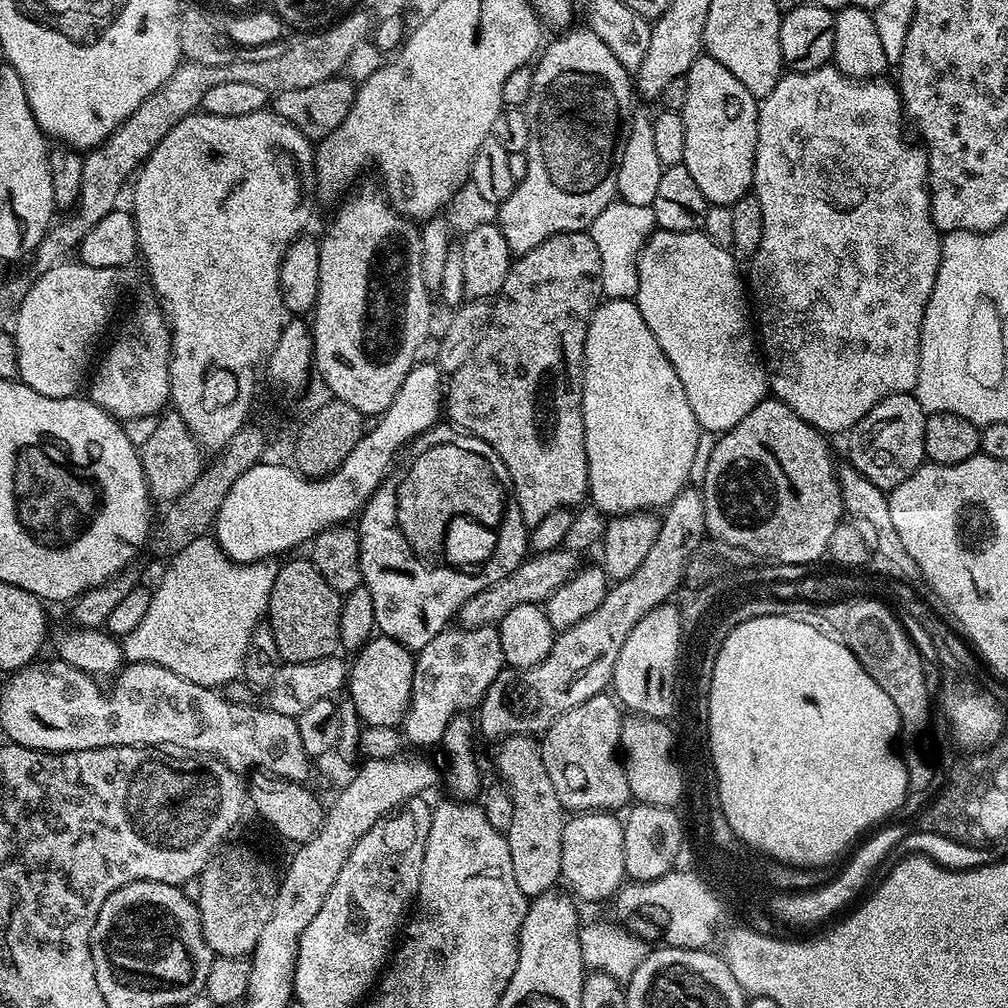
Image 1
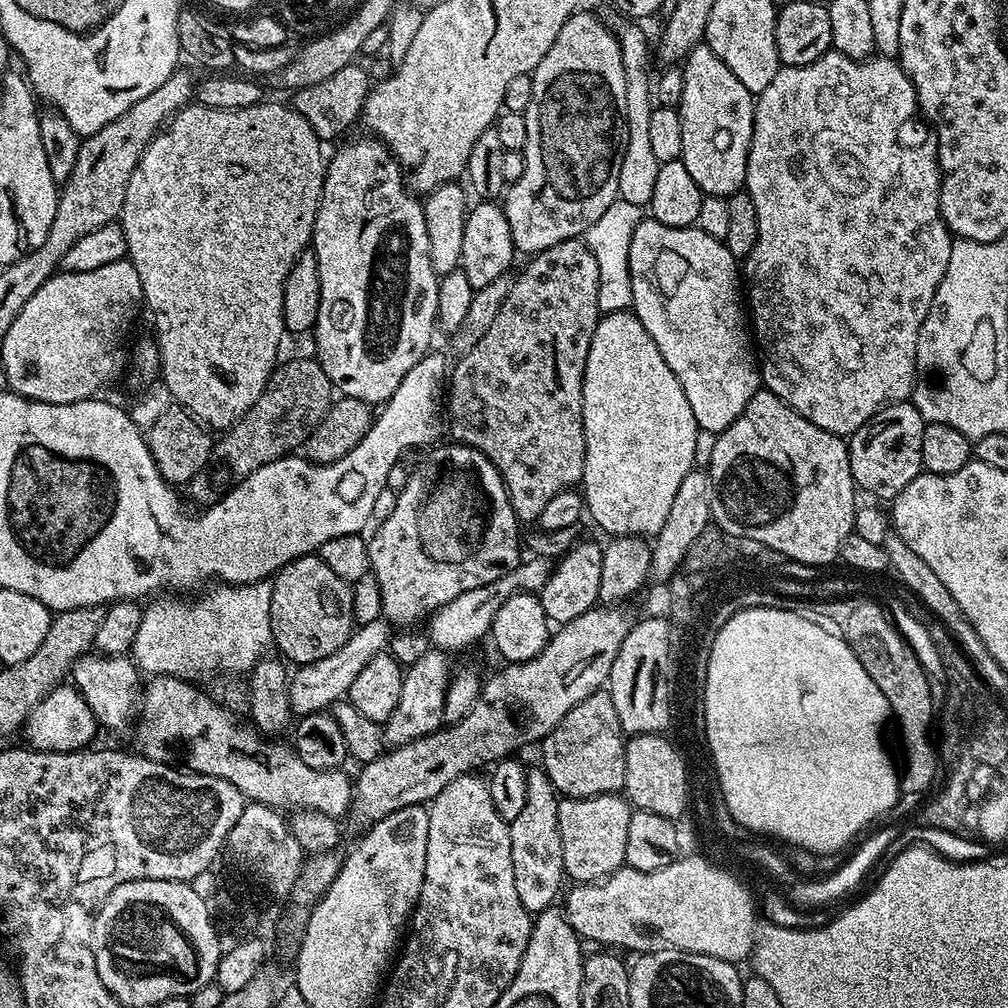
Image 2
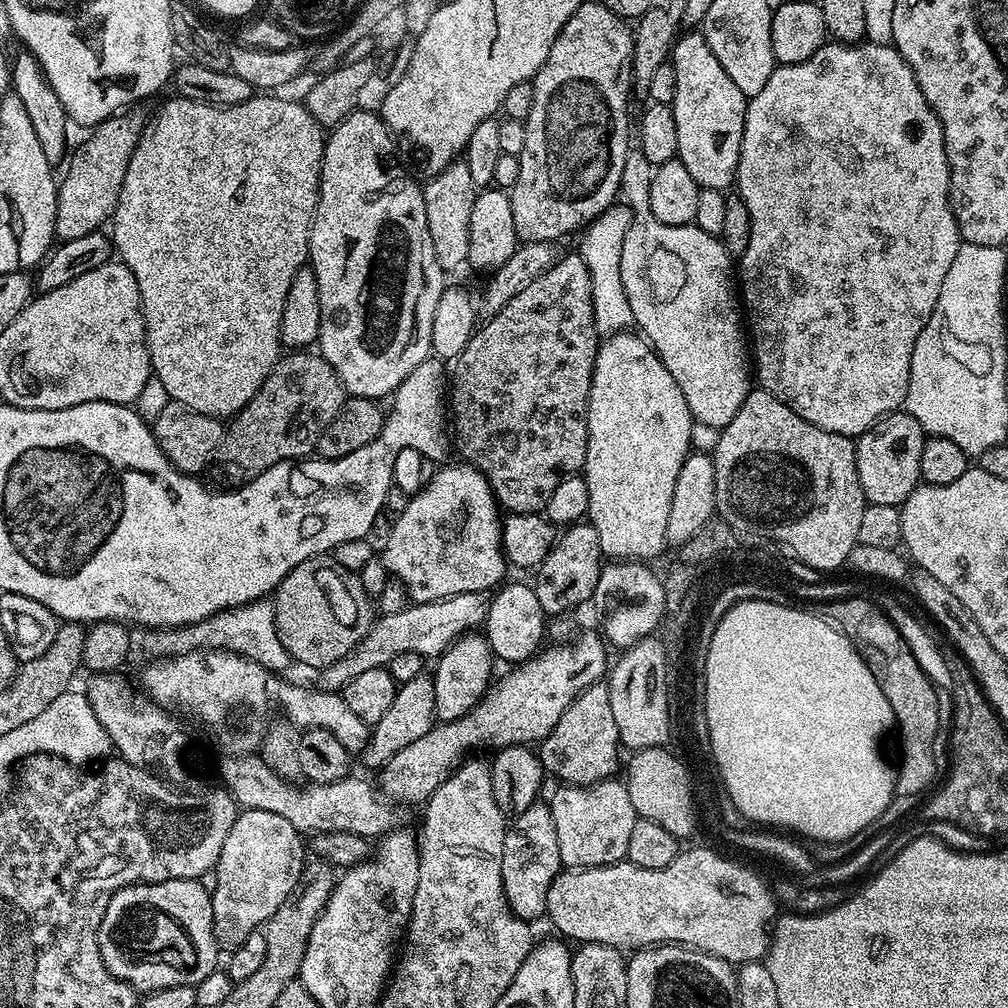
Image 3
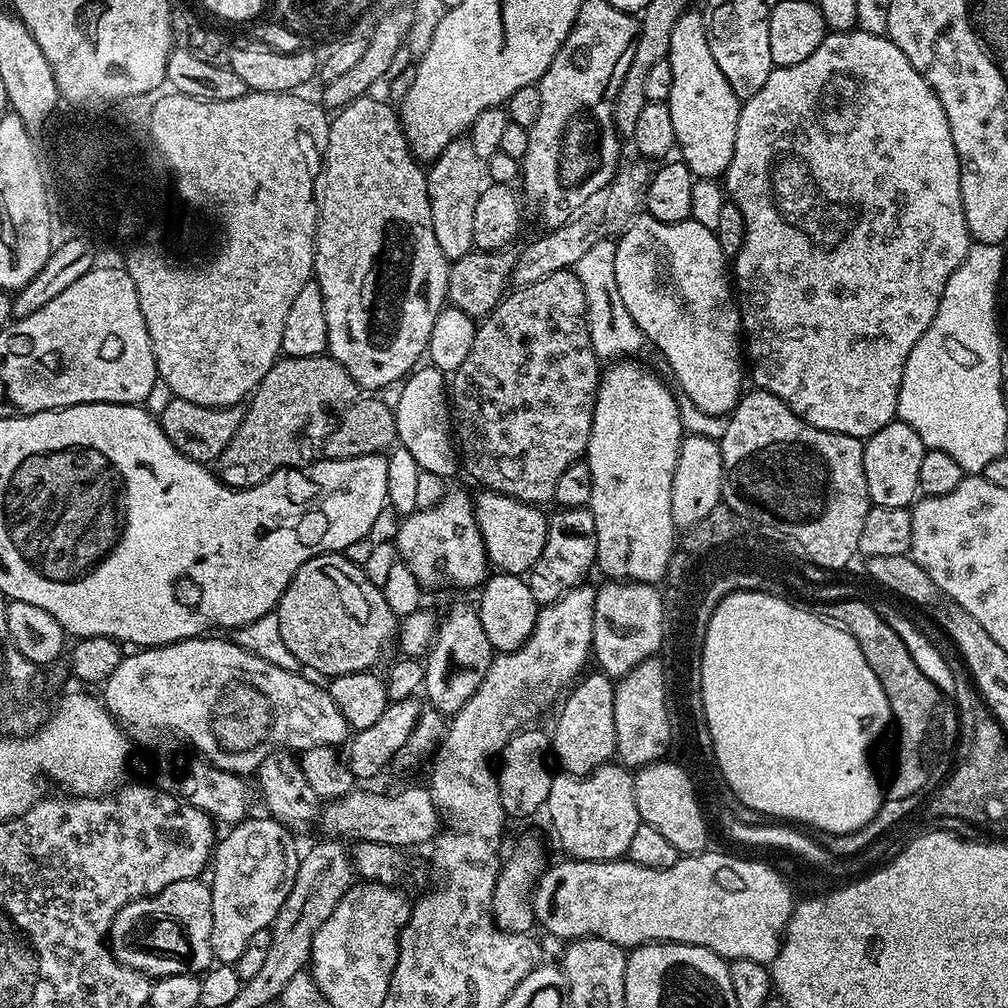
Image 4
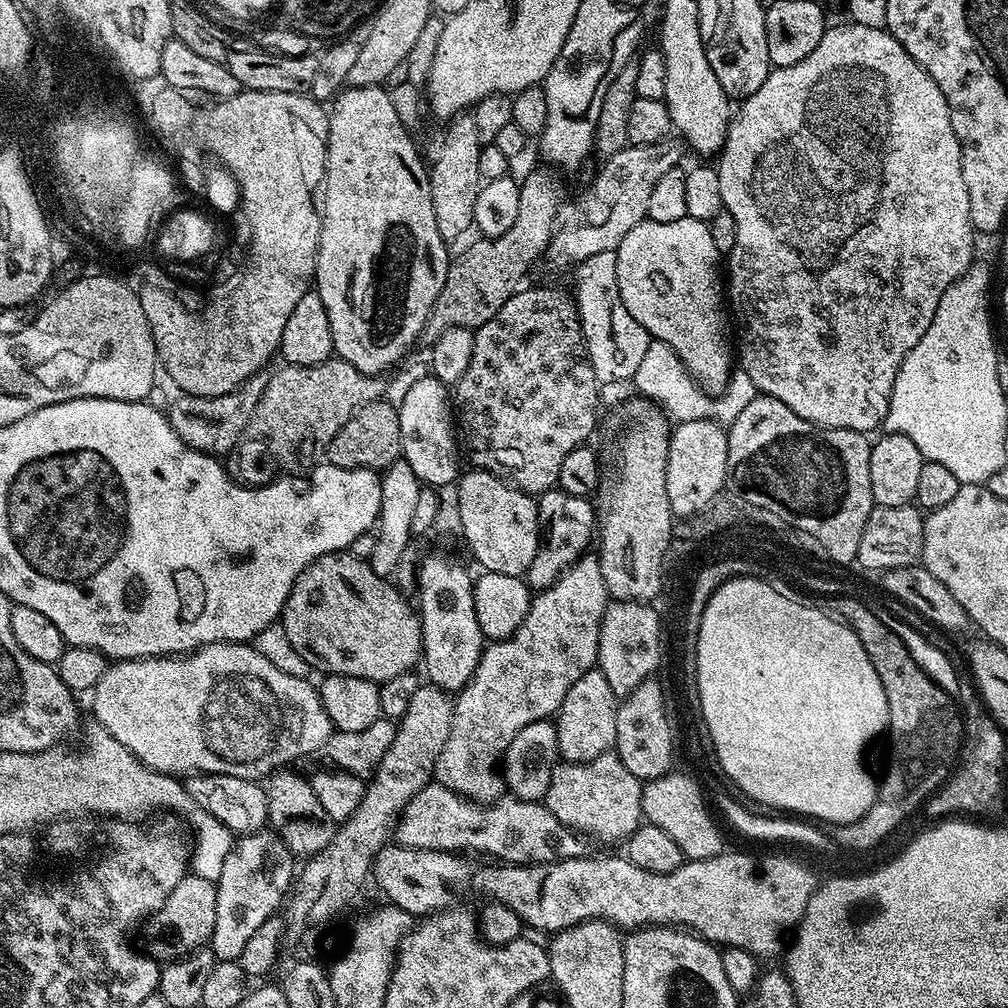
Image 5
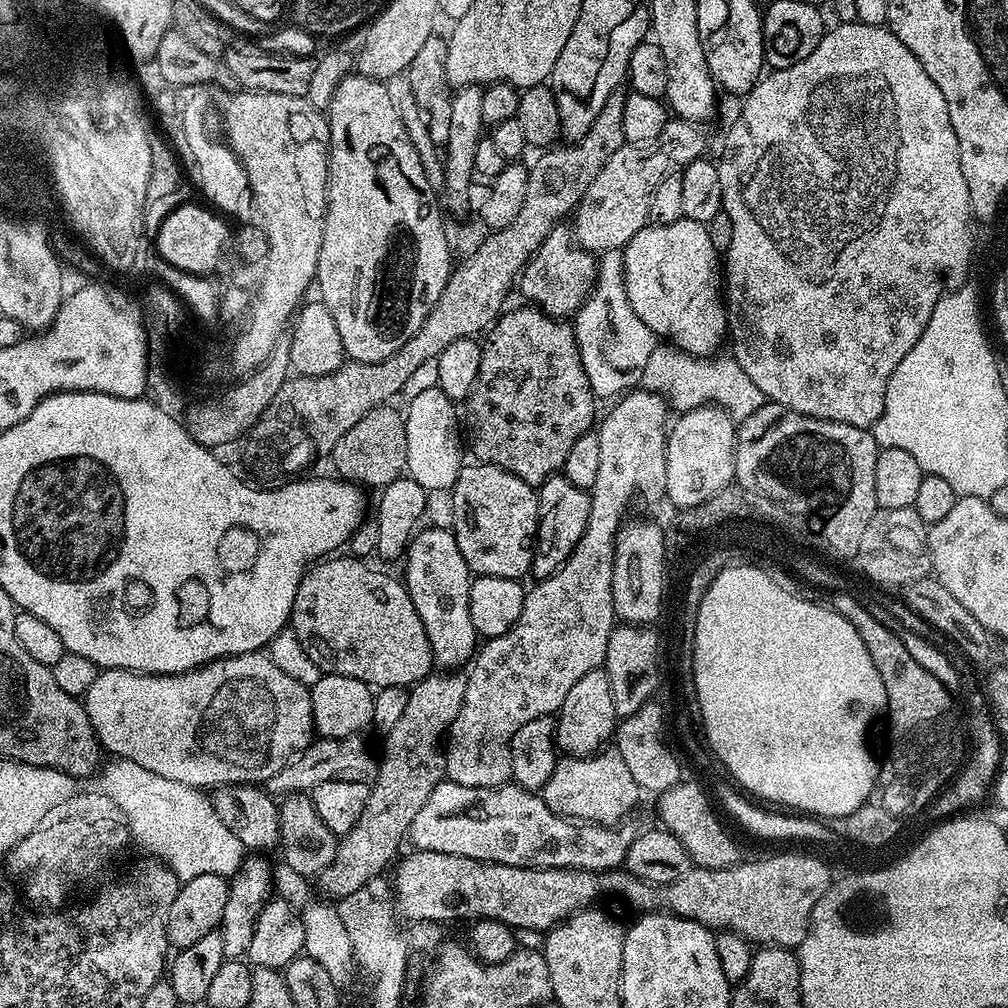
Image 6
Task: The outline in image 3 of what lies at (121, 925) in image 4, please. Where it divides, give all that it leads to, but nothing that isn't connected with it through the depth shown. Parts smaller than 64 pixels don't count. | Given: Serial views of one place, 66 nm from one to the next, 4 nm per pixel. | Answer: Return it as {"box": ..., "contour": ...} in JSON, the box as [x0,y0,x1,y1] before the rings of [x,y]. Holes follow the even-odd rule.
{"box":[96,879,218,994],"contour":[[[199,879],[167,880],[157,884],[132,884],[112,893],[96,935],[106,970],[140,994],[174,986],[195,988],[202,978],[206,978],[206,974],[217,971],[218,947],[212,929],[212,897],[209,889],[200,884],[203,883]]]}

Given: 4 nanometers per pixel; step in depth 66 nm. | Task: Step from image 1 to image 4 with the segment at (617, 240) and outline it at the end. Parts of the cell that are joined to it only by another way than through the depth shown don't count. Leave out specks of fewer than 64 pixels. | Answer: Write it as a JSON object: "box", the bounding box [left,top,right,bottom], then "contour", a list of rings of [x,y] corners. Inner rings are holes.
{"box":[574,239,646,362],"contour":[[[615,239],[599,240],[594,242],[594,246],[590,246],[590,250],[586,250],[586,254],[582,254],[582,258],[574,266],[576,277],[582,282],[582,290],[586,294],[590,342],[597,357],[604,362],[635,357],[635,352],[646,344],[642,330],[634,322],[634,318],[630,318],[630,310],[626,310],[626,305],[618,294],[618,281],[614,278],[615,253]]]}

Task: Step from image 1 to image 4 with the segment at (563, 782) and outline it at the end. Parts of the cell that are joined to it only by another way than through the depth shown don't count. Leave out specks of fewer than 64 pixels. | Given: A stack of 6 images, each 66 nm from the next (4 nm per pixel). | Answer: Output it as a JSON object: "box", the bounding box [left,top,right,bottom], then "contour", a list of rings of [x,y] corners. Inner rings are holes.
{"box":[550,670,616,776],"contour":[[[592,670],[581,675],[571,685],[568,697],[563,697],[560,717],[556,729],[550,732],[550,752],[569,776],[587,776],[588,773],[609,763],[616,756],[616,727],[614,726],[614,694],[616,686],[613,677],[605,672]]]}

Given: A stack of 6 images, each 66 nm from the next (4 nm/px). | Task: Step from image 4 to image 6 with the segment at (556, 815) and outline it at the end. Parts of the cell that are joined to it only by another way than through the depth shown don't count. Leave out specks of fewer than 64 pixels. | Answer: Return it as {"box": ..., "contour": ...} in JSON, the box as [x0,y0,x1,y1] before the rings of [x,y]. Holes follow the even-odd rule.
{"box":[542,750,642,826],"contour":[[[601,750],[594,756],[564,756],[557,759],[554,774],[546,782],[542,790],[546,806],[554,810],[560,816],[567,816],[569,820],[588,820],[592,824],[611,824],[613,826],[621,823],[624,816],[642,797],[642,789],[634,777],[630,775],[630,769],[626,762],[614,750]]]}

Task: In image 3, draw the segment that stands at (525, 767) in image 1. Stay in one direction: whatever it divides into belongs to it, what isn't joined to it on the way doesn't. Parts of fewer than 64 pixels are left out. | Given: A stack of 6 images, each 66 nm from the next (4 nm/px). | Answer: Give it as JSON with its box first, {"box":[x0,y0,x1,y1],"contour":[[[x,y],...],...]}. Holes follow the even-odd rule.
{"box":[502,803,561,922],"contour":[[[534,803],[526,814],[515,817],[504,833],[502,886],[512,913],[520,920],[529,922],[543,917],[548,907],[548,891],[561,871],[558,830],[554,830],[552,809],[547,803]]]}

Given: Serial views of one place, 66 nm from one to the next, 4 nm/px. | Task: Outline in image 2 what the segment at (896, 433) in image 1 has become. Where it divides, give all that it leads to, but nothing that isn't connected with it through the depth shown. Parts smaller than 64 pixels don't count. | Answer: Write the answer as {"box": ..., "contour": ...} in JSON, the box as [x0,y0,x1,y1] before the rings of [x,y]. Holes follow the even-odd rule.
{"box":[848,402,926,502],"contour":[[[901,402],[886,405],[885,408],[875,412],[857,432],[852,433],[848,440],[850,474],[861,493],[869,492],[870,495],[884,500],[880,502],[890,502],[898,493],[906,490],[906,486],[910,486],[910,482],[914,482],[914,478],[920,475],[924,467],[922,462],[922,434],[925,423],[926,421],[922,418],[922,414],[915,404]]]}

